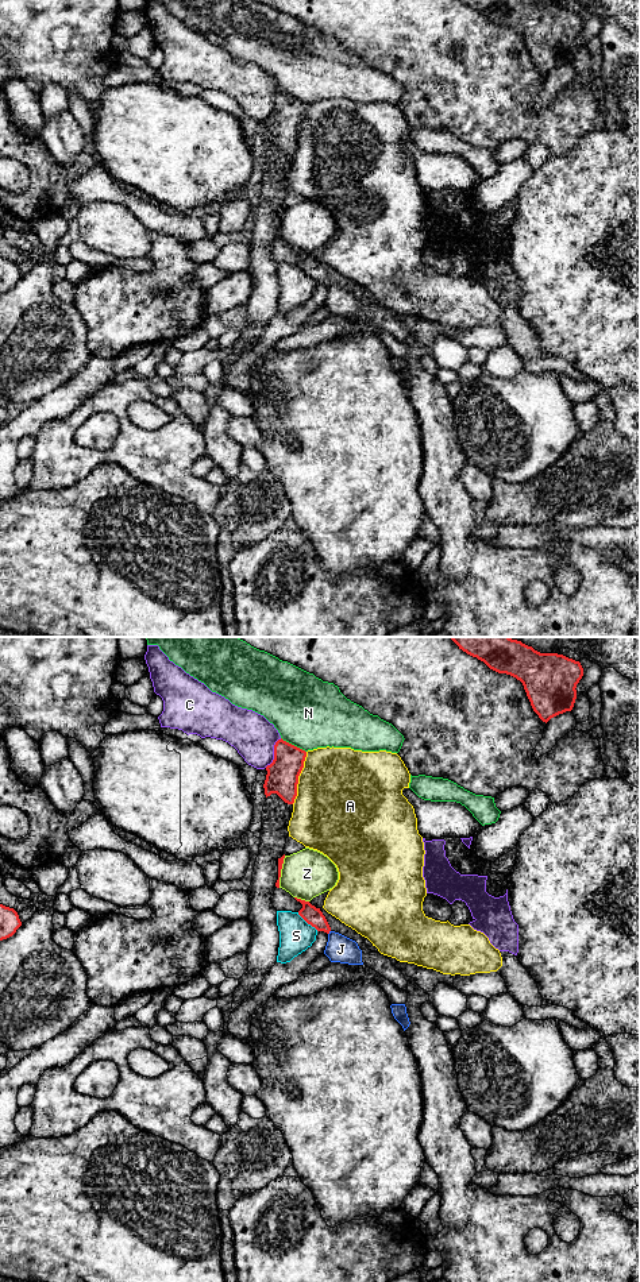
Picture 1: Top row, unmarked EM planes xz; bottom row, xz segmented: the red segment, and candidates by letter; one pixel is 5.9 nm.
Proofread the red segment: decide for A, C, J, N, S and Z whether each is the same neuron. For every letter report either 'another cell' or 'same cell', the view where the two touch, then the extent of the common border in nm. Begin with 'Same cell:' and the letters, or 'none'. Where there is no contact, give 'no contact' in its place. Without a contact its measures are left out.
Same cell: J
A: another cell; contact in xz; length 320 nm
C: another cell; contact in xz; length 200 nm
J: same cell; contact in xz; length 30 nm
N: another cell; contact in xz; length 180 nm
S: another cell; contact in xz; length 170 nm
Z: another cell; contact in xz; length 200 nm

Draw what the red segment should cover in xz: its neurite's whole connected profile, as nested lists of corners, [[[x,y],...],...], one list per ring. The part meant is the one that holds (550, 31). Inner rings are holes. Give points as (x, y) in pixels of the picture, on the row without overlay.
[[[459,0],[483,13],[490,22],[506,26],[524,38],[533,63],[543,74],[571,63],[577,36],[583,28],[579,13],[533,0]]]

